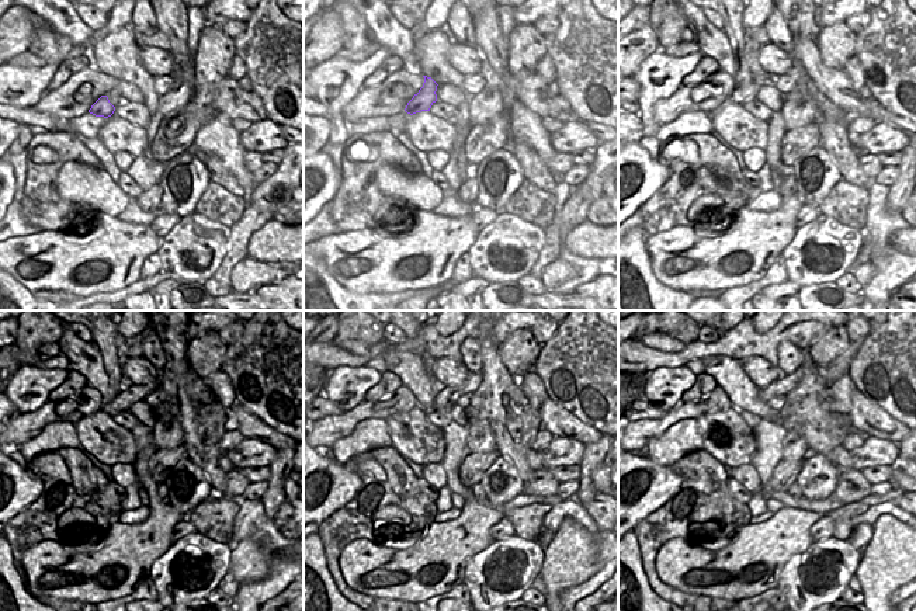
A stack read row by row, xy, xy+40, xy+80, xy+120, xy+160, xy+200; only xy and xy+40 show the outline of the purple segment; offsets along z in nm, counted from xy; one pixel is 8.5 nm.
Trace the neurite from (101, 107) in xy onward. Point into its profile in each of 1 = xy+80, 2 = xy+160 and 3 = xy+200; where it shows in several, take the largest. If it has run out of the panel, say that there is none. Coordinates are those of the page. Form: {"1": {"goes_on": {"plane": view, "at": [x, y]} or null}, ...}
{"1": {"goes_on": {"plane": "xy+80", "at": [746, 87]}}, "2": {"goes_on": {"plane": "xy+160", "at": [447, 396]}}, "3": {"goes_on": {"plane": "xy+200", "at": [786, 384]}}}

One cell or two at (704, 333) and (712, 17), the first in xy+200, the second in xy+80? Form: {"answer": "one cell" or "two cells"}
{"answer": "one cell"}

